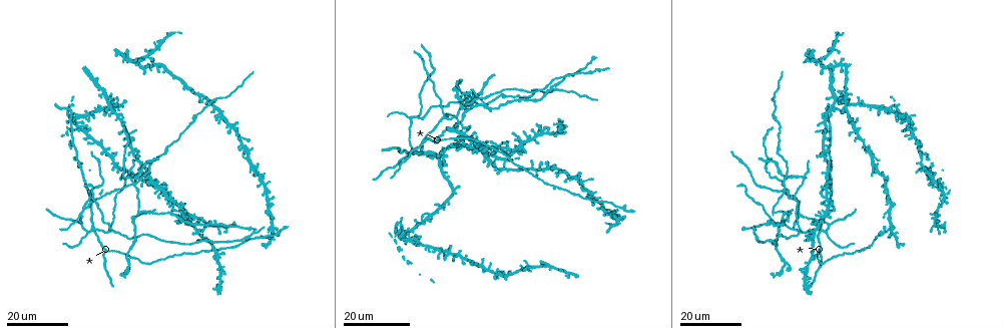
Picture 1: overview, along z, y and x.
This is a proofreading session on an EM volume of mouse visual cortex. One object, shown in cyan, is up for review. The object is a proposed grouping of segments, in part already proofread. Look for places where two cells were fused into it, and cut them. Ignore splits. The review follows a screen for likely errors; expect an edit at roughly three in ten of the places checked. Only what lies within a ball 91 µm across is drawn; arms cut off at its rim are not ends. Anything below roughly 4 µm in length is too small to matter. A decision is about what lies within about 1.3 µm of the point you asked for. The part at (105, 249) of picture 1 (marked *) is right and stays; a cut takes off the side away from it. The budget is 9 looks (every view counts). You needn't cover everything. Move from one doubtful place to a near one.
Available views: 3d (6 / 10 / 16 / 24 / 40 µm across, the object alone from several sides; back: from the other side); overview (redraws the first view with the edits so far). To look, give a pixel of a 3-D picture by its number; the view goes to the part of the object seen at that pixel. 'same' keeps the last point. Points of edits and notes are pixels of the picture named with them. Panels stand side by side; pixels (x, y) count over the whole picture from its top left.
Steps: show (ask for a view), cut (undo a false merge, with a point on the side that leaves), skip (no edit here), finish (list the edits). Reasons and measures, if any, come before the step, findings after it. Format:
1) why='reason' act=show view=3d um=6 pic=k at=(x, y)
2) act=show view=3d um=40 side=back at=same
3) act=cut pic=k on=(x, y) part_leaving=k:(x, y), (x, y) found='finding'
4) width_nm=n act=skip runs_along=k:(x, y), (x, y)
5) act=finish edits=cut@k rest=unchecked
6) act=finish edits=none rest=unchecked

why='three arms meet' act=show view=3d um=16 pic=1 at=(829, 222)

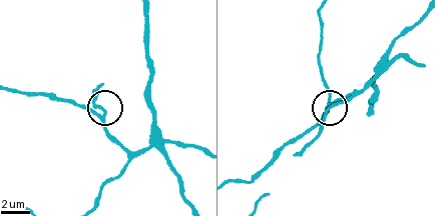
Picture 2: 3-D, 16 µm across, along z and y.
act=show view=3d um=10 pic=2 at=(105, 118)

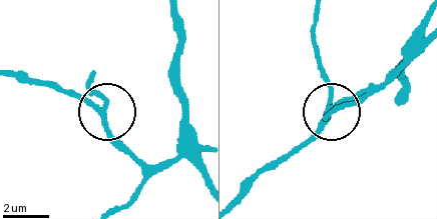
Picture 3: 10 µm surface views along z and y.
side_arm_um=17 act=skip runs_along=3:(197, 169), (180, 158), (140, 162), (104, 114), (67, 95) found='all the same cell'

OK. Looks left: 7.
act=show view=3d um=24 pic=1 at=(422, 145)

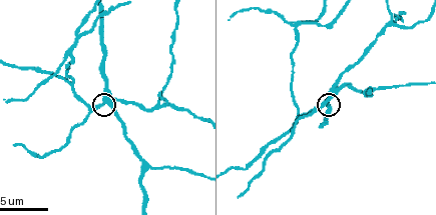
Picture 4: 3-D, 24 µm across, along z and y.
why='closer look' act=show view=3d um=10 pic=4 at=(328, 99)

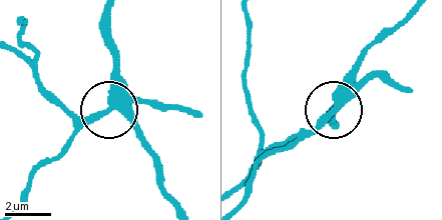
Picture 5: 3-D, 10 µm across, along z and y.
act=skip runs_along=5:(174, 201), (153, 150), (134, 121), (113, 108), (117, 48) found='one cell here'

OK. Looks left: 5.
why='four-way junction' act=show view=3d um=24 pic=1 at=(823, 157)

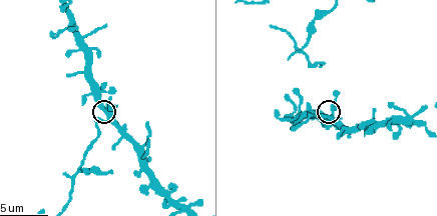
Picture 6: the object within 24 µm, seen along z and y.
why='zoom in' act=show view=3d um=6 pic=6 at=(107, 113)

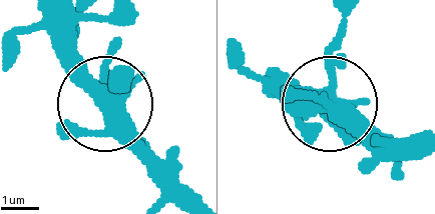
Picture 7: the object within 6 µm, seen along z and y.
act=show view=3d um=6 side=back pic=7 at=(321, 106)

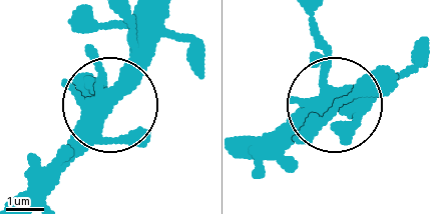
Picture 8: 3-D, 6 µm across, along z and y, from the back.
act=skip found='one cell here'

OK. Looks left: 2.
why='small branch off a trunk' act=show view=3d um=16 pic=1 at=(249, 166)

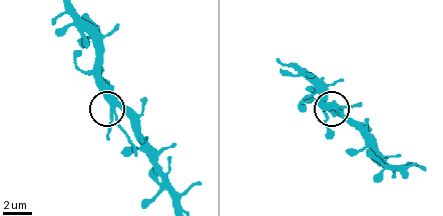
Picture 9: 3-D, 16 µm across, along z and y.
act=show view=3d um=6 pic=9 at=(111, 108)

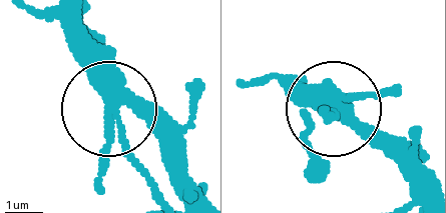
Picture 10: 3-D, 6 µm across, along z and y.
width_nm=330 act=skip runs_along=10:(422, 192), (339, 109), (345, 97), (390, 97) found='one cell here'

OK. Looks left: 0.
act=finish edits=none rest=unchecked

